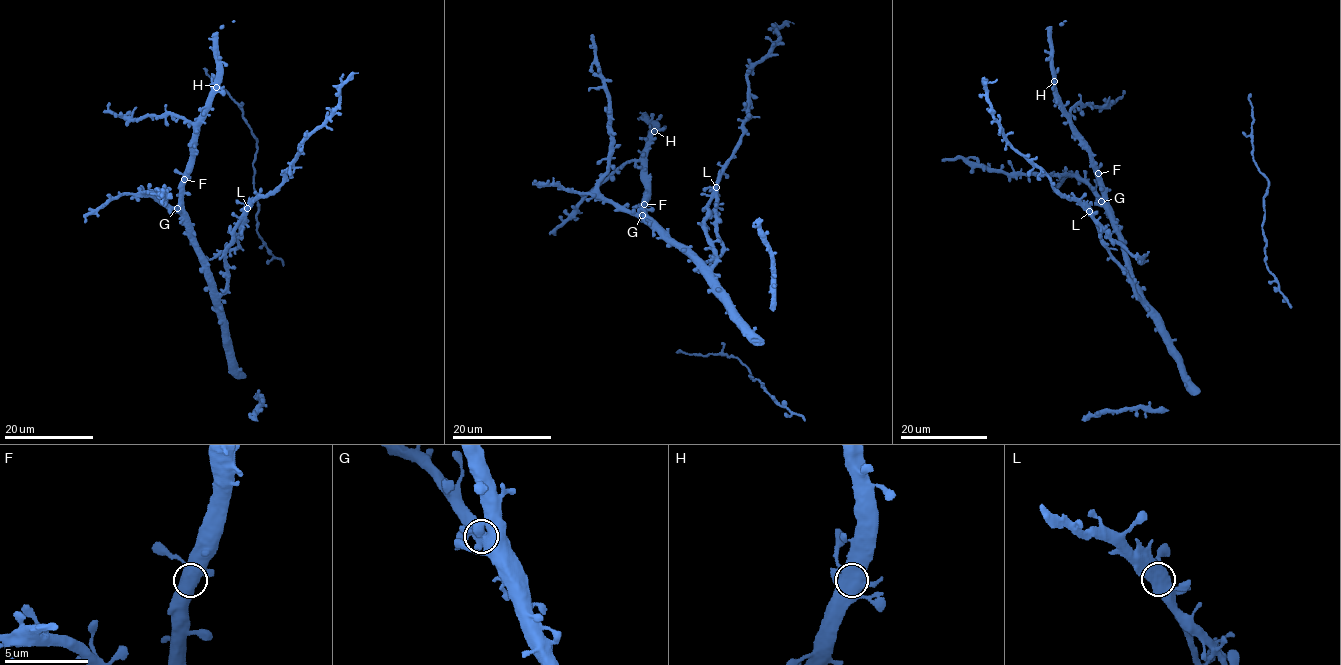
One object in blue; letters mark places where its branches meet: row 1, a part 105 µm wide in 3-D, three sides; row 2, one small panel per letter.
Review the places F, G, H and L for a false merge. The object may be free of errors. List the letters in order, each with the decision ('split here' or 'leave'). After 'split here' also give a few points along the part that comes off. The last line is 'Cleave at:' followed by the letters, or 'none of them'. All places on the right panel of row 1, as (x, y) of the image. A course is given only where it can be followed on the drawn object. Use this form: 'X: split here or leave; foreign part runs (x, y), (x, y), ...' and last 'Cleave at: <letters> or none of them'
F: leave
G: leave
H: leave
L: split here; foreign part runs (1089, 211), (1089, 215), (1112, 239), (1142, 259), (1142, 262), (1137, 260)
Cleave at: L

